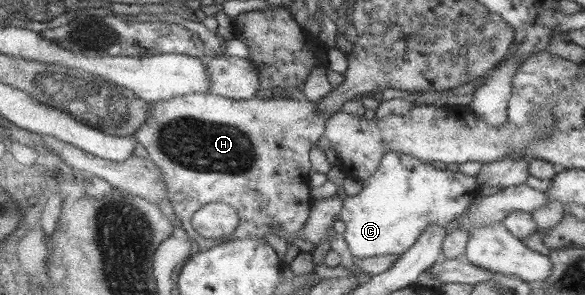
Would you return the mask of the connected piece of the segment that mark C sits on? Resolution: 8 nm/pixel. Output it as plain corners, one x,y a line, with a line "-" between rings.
384,152
377,170
361,180
361,191
342,199
339,211
345,230
340,235
354,259
384,254
399,256
428,226
442,226
457,220
472,198
479,195
472,176
460,172
438,170
410,155

